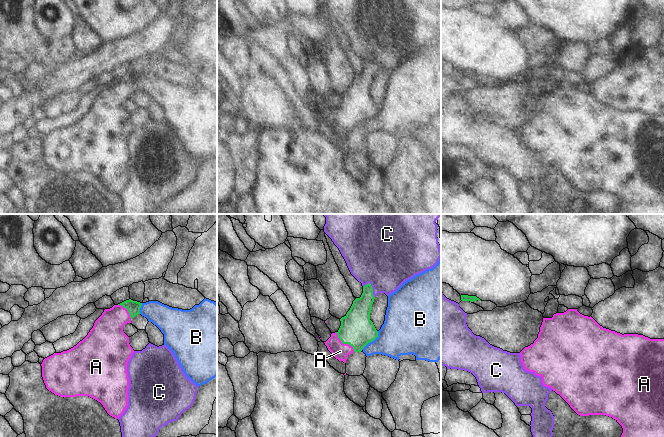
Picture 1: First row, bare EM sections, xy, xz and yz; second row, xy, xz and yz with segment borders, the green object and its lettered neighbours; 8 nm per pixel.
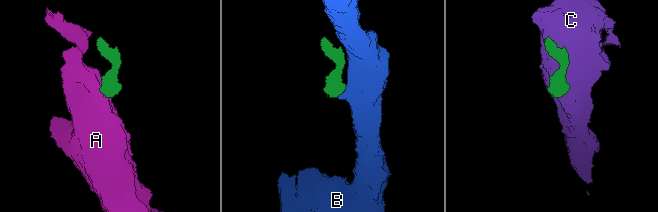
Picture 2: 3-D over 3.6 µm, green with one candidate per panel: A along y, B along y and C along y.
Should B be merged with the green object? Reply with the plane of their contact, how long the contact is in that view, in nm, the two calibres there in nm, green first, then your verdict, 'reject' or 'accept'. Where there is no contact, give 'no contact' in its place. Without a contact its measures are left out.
xz | 200 nm | 260/340 nm | reject

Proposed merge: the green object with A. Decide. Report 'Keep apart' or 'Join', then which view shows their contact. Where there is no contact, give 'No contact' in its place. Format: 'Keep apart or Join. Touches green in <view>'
Join. Touches green in xz.

